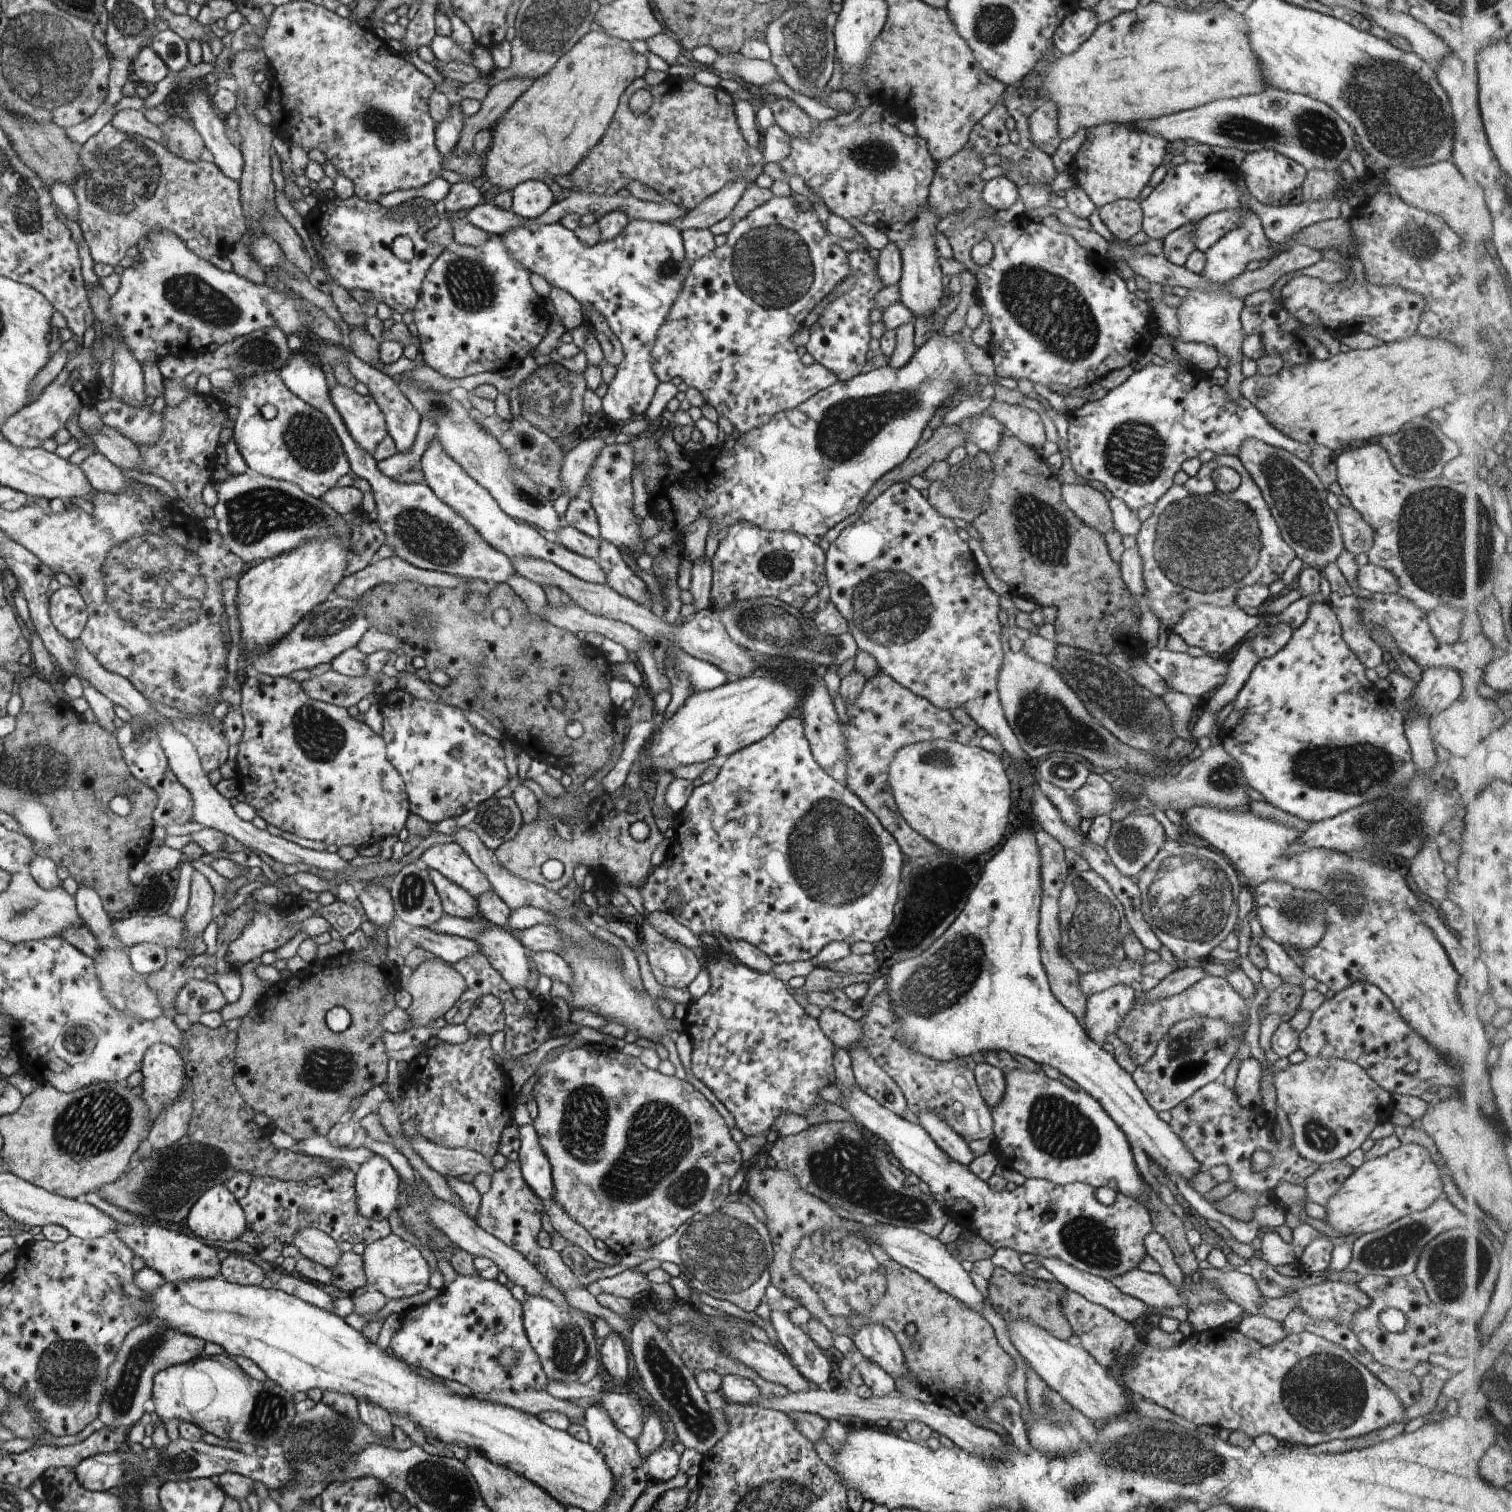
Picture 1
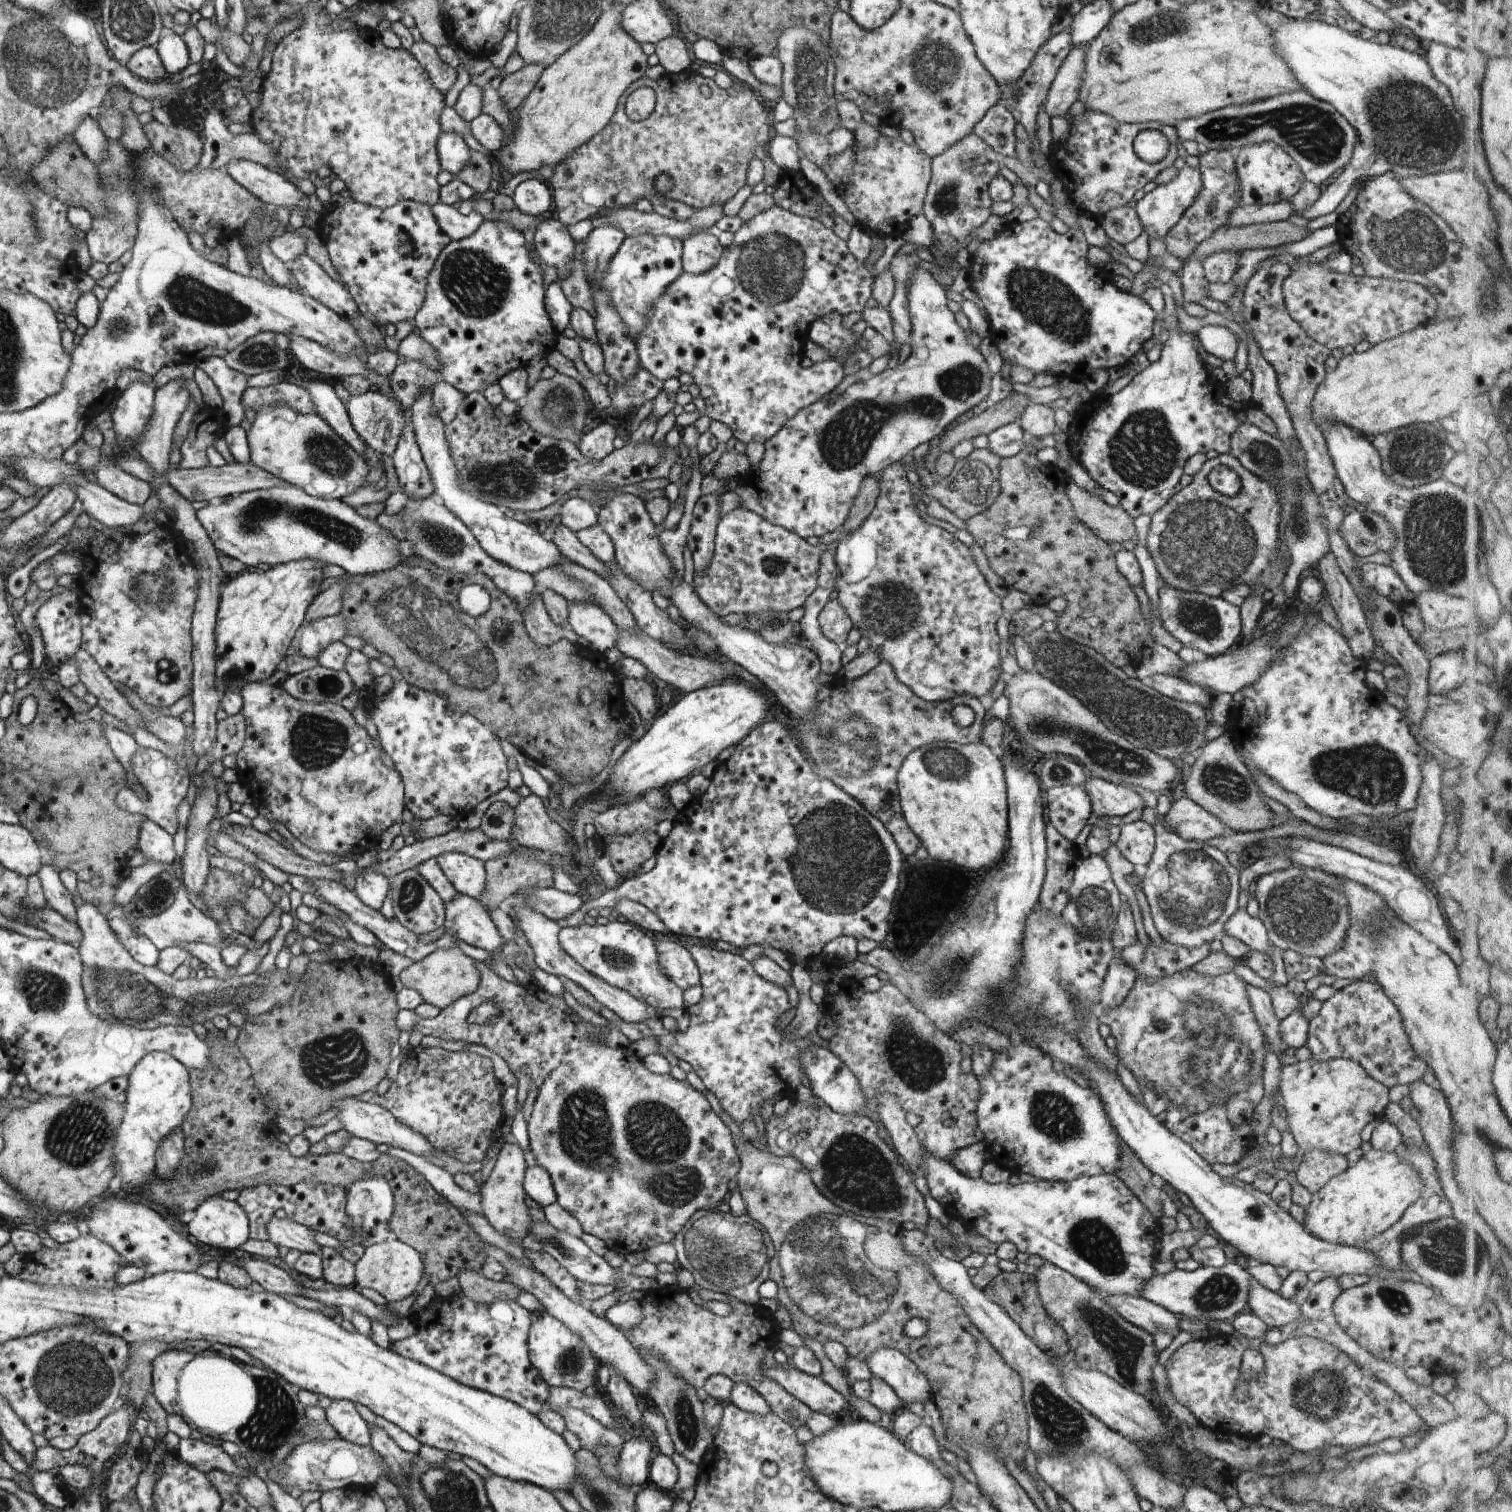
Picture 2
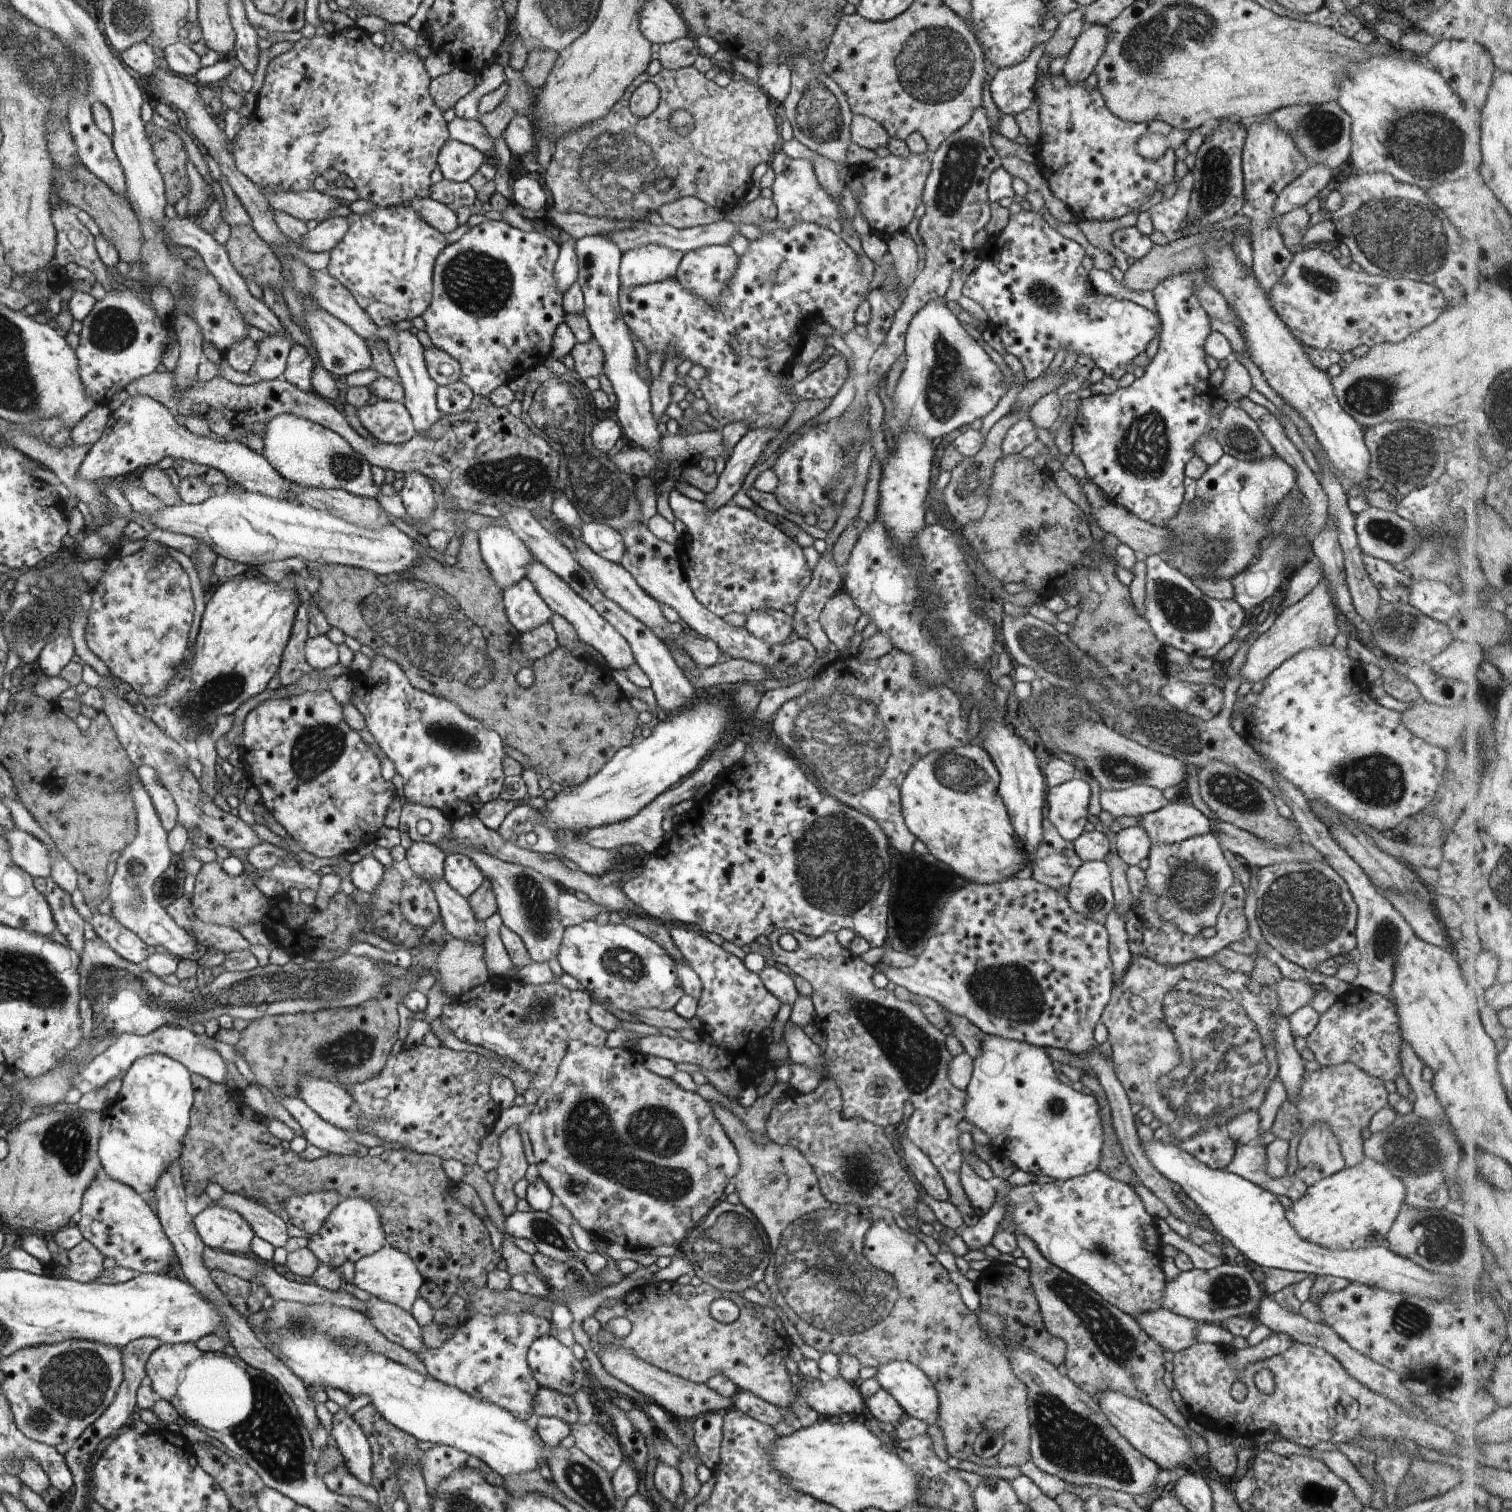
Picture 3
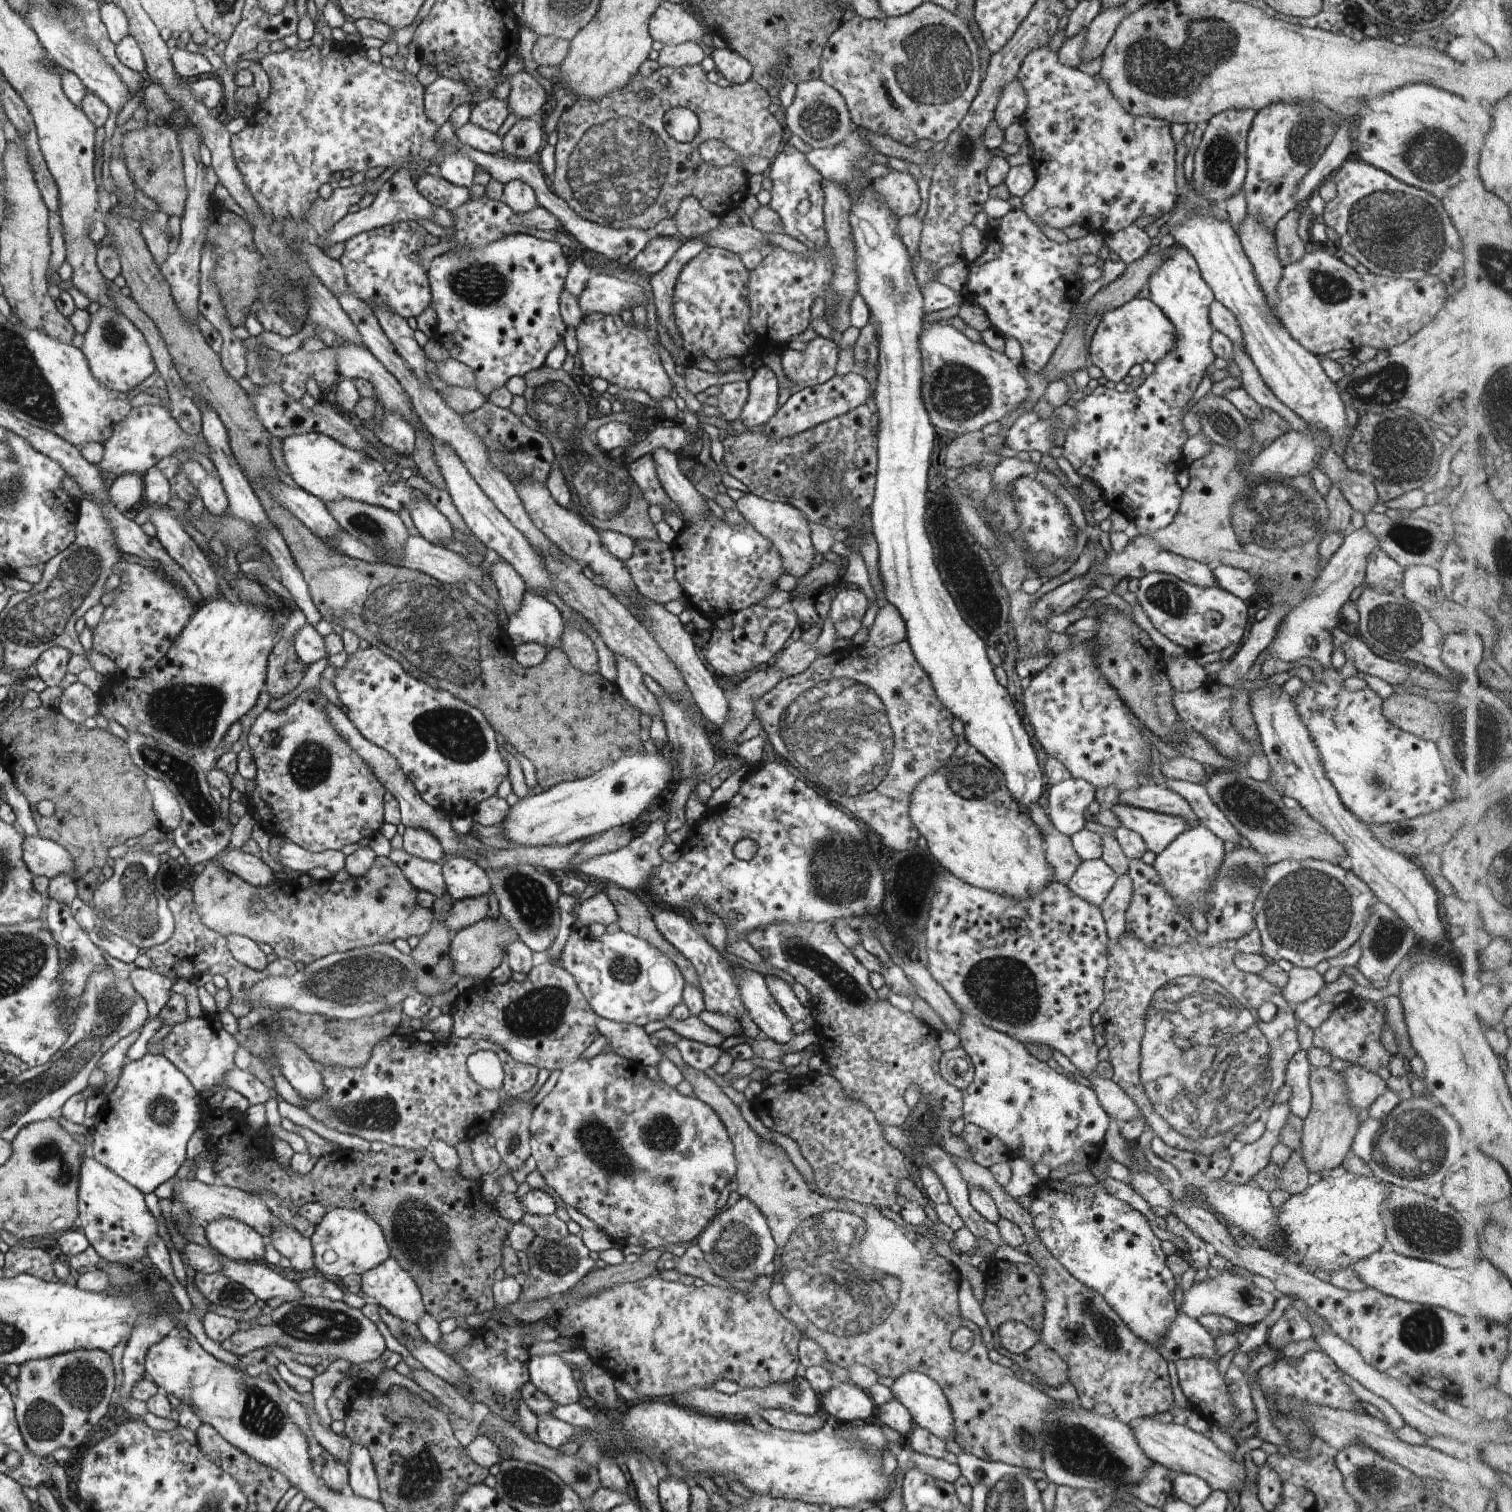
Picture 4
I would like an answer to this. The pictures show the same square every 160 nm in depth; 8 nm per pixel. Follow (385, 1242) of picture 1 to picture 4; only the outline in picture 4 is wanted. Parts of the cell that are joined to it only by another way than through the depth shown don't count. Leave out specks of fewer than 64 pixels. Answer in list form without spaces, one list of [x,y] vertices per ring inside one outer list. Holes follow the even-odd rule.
[[[389,1257],[379,1266],[374,1266],[368,1272],[364,1272],[361,1275],[361,1290],[368,1295],[370,1300],[374,1300],[377,1305],[402,1321],[416,1323],[424,1317],[424,1313],[427,1313],[418,1284],[408,1272],[404,1272],[404,1268],[394,1258]]]

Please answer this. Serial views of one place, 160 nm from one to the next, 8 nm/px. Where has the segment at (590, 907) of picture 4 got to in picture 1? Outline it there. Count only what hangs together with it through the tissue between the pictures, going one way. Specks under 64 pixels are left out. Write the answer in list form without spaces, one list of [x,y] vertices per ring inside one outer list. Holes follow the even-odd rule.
[[[467,827],[460,828],[458,831],[452,834],[454,838],[454,843],[458,843],[471,859],[474,860],[476,867],[480,871],[483,871],[487,875],[487,878],[492,884],[493,890],[506,902],[506,905],[511,909],[515,910],[521,908],[522,906],[534,906],[535,908],[544,909],[548,912],[560,911],[560,908],[568,908],[568,906],[575,905],[573,902],[573,897],[562,898],[560,894],[548,890],[537,883],[524,880],[524,878],[518,878],[514,874],[510,874],[496,858],[496,854],[490,848],[487,848],[480,841],[480,838],[473,832],[468,830]]]

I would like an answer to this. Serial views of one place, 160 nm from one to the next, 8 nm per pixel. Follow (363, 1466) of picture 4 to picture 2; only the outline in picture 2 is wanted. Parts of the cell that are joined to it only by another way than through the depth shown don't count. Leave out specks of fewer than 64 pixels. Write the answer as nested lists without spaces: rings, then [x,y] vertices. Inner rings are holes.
[[[336,1399],[325,1410],[326,1422],[336,1430],[338,1437],[360,1446],[370,1447],[370,1424],[366,1423],[356,1411],[354,1403],[346,1399]]]

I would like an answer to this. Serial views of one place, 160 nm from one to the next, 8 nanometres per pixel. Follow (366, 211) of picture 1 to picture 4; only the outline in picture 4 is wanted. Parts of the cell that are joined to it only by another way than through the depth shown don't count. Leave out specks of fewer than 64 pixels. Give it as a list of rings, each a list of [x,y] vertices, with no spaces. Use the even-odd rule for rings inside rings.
[[[403,221],[351,237],[339,260],[351,292],[372,309],[375,305],[388,306],[406,320],[420,316],[432,302],[430,276],[419,257],[427,233],[416,221]]]

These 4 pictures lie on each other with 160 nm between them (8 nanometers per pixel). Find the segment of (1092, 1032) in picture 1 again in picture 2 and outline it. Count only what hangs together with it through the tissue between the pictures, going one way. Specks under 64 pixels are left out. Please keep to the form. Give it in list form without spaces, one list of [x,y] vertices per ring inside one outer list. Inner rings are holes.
[[[1114,949],[1114,952],[1102,985],[1100,1011],[1124,1002],[1136,982],[1137,972],[1121,957],[1120,949]]]

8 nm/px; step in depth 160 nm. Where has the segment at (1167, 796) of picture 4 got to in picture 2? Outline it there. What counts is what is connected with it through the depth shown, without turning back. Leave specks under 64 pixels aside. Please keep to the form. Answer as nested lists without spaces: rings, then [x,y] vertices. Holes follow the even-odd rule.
[[[1092,777],[1086,780],[1084,788],[1090,797],[1092,810],[1098,816],[1123,817],[1132,810],[1143,810],[1146,807],[1144,799],[1134,787]]]

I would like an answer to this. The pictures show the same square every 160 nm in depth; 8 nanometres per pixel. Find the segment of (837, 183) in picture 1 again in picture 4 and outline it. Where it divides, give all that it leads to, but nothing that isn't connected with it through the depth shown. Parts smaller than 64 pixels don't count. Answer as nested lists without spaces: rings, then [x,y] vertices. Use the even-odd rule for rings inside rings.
[[[890,167],[886,176],[874,178],[870,184],[876,192],[876,198],[881,198],[884,206],[888,206],[888,210],[896,214],[898,220],[917,214],[922,200],[916,175]]]

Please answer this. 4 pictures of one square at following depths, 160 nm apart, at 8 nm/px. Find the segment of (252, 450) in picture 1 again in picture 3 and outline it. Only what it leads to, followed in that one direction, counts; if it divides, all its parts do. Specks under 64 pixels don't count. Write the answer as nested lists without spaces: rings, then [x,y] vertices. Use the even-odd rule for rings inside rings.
[[[281,414],[266,425],[262,439],[266,460],[292,484],[315,489],[344,489],[373,499],[380,495],[379,487],[372,481],[372,464],[342,435],[320,423]]]

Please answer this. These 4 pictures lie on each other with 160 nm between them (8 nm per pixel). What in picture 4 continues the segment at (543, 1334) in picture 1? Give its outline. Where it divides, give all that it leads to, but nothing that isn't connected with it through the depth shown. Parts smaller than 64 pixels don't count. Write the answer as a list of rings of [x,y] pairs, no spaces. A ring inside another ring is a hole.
[[[560,1354],[532,1356],[528,1362],[532,1384],[542,1390],[556,1405],[578,1403],[578,1384],[568,1361]]]

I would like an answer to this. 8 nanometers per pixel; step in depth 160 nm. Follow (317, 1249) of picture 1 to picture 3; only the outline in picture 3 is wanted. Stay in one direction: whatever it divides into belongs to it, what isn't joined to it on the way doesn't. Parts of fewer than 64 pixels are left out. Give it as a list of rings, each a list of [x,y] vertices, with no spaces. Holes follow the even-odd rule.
[[[225,1192],[216,1204],[225,1209],[238,1211],[255,1227],[256,1236],[267,1240],[275,1247],[284,1247],[289,1239],[287,1223],[255,1199],[240,1193]]]

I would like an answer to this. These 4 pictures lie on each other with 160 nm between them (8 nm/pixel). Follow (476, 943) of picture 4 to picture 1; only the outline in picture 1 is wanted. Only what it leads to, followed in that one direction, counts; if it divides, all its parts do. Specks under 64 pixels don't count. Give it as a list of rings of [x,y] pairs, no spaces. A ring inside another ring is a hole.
[[[437,957],[434,960],[422,962],[410,976],[402,977],[402,980],[406,982],[406,989],[412,998],[412,1003],[406,1008],[412,1028],[433,1027],[438,1018],[446,1017],[450,1013],[460,996],[466,991],[464,978],[448,962]]]

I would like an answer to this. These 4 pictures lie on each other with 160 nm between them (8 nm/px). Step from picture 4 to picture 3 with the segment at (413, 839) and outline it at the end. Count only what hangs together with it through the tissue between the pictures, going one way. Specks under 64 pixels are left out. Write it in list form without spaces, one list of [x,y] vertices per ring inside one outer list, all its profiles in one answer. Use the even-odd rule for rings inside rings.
[[[414,841],[406,850],[405,858],[416,876],[426,882],[443,877],[447,855],[440,846],[426,841]]]

